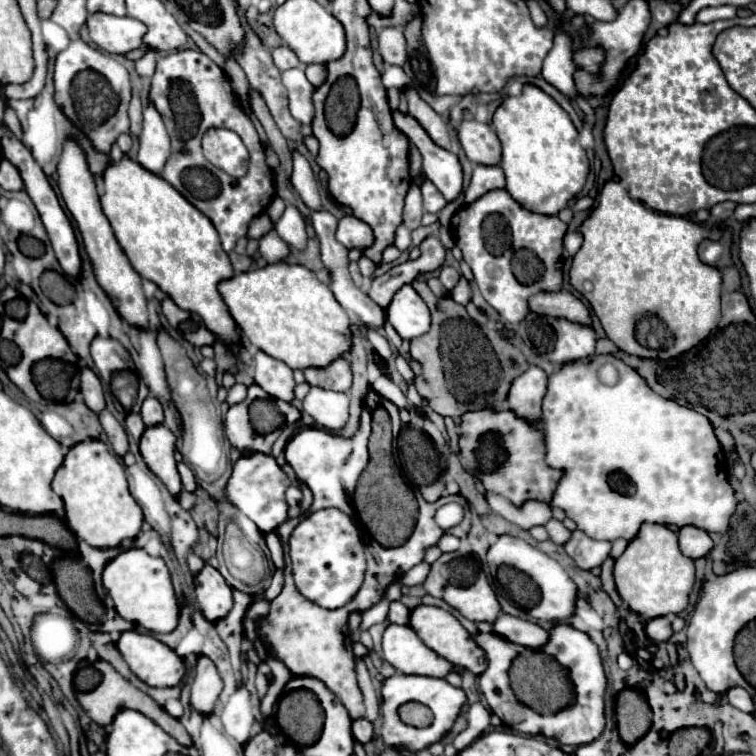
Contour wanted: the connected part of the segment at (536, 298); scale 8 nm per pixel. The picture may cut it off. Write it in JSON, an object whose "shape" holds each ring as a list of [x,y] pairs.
{"shape":[[[557,291],[557,293],[537,293],[529,299],[529,307],[533,313],[549,315],[549,317],[561,317],[579,325],[591,327],[591,315],[589,309],[569,291]]]}

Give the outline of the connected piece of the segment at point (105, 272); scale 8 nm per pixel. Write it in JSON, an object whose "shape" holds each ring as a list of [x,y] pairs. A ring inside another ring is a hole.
{"shape":[[[71,139],[65,141],[63,153],[61,153],[61,161],[59,161],[59,167],[57,167],[57,185],[61,189],[61,197],[63,197],[69,213],[73,215],[73,219],[75,219],[79,231],[81,231],[83,245],[85,245],[85,251],[91,259],[91,267],[93,267],[97,283],[101,285],[101,289],[111,299],[117,299],[117,313],[119,313],[121,319],[125,319],[125,323],[129,323],[137,329],[149,329],[147,299],[143,295],[141,277],[137,275],[137,271],[133,271],[129,259],[125,257],[125,253],[121,251],[117,239],[113,235],[113,229],[111,229],[109,221],[105,219],[105,215],[101,211],[95,179],[89,173],[83,149]]]}

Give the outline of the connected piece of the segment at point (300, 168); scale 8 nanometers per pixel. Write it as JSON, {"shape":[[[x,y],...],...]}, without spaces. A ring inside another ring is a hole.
{"shape":[[[293,151],[293,173],[291,173],[291,183],[295,187],[295,191],[301,195],[303,203],[311,209],[311,211],[321,211],[321,199],[319,199],[319,191],[317,191],[317,183],[315,183],[315,175],[307,163],[307,159]]]}

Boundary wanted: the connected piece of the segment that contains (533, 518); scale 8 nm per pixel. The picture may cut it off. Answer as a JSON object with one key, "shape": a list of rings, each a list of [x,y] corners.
{"shape":[[[487,493],[485,497],[487,497],[489,507],[497,515],[501,515],[507,521],[519,525],[521,529],[531,529],[535,525],[545,525],[551,519],[551,507],[547,503],[529,499],[529,503],[523,503],[521,507],[517,507],[511,499],[505,499],[505,495]]]}

